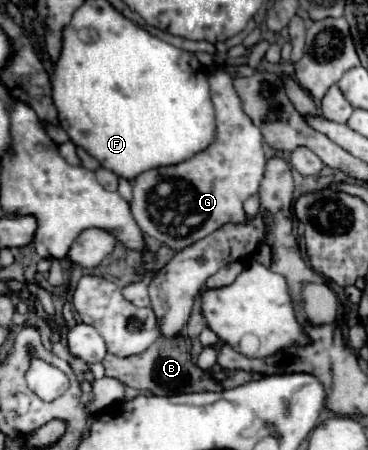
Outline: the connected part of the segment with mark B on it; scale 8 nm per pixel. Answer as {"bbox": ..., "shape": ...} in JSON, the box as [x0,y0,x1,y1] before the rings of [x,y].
{"bbox":[102,335,222,395],"shape":[[[160,335],[150,349],[138,355],[130,357],[114,357],[106,355],[102,359],[102,365],[106,369],[106,377],[114,377],[122,381],[122,385],[148,391],[152,395],[180,395],[180,393],[202,393],[202,391],[222,391],[222,385],[212,377],[210,371],[200,369],[196,363],[192,363],[190,357],[192,341],[184,335],[174,335],[174,337],[164,337]]]}

